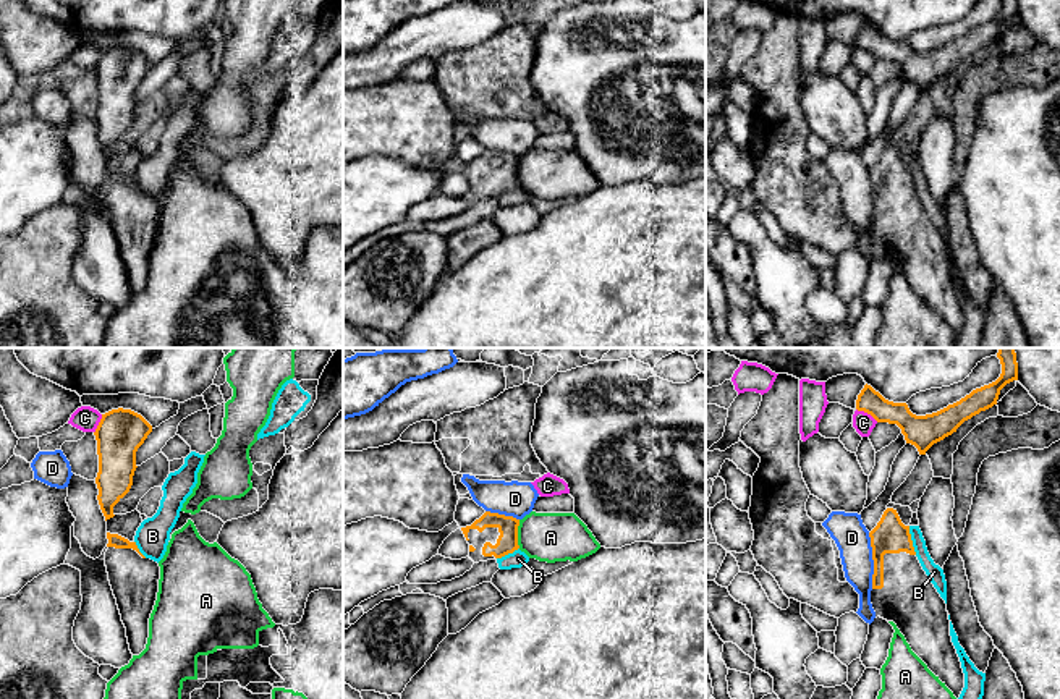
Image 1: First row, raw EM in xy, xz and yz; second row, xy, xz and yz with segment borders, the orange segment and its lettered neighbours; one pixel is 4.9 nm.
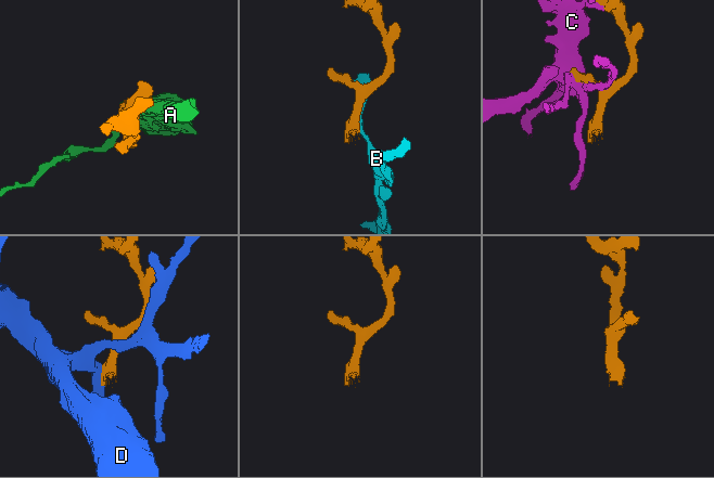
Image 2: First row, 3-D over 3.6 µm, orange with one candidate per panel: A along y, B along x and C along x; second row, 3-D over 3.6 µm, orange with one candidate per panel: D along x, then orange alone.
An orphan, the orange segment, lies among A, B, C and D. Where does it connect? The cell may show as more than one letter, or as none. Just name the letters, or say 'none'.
none

